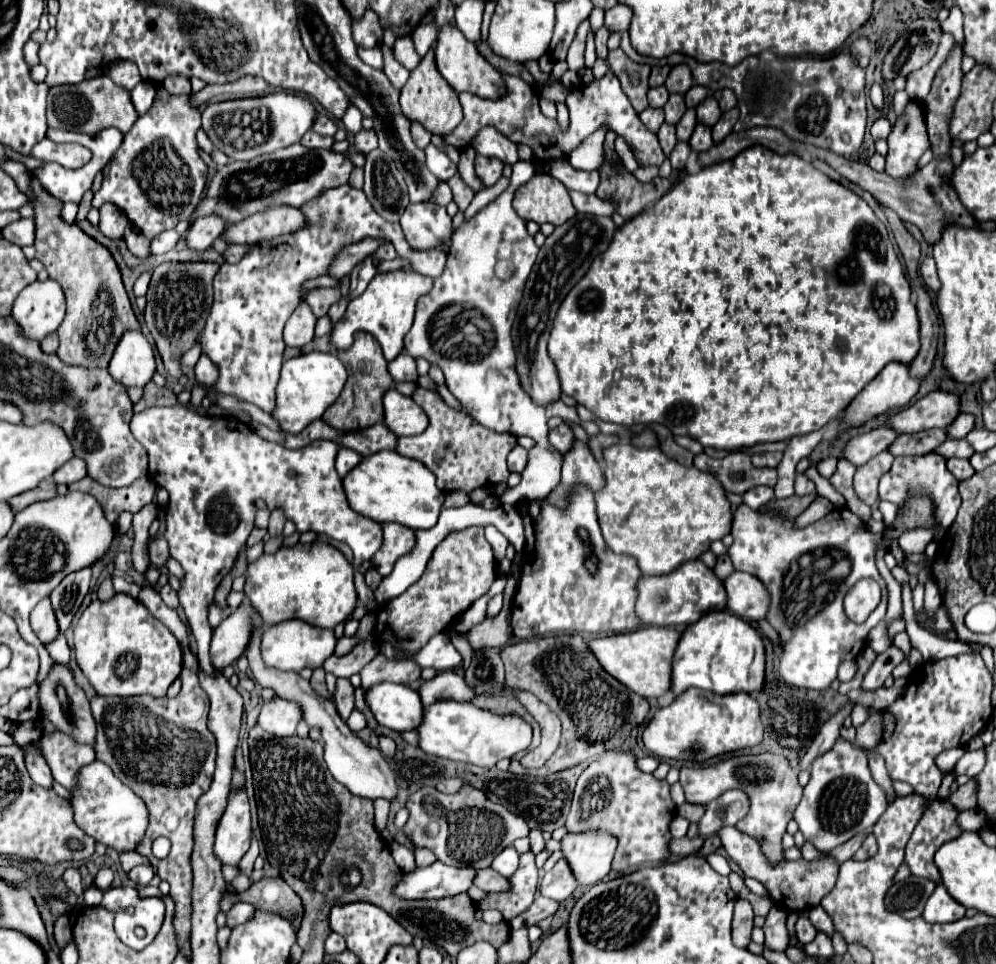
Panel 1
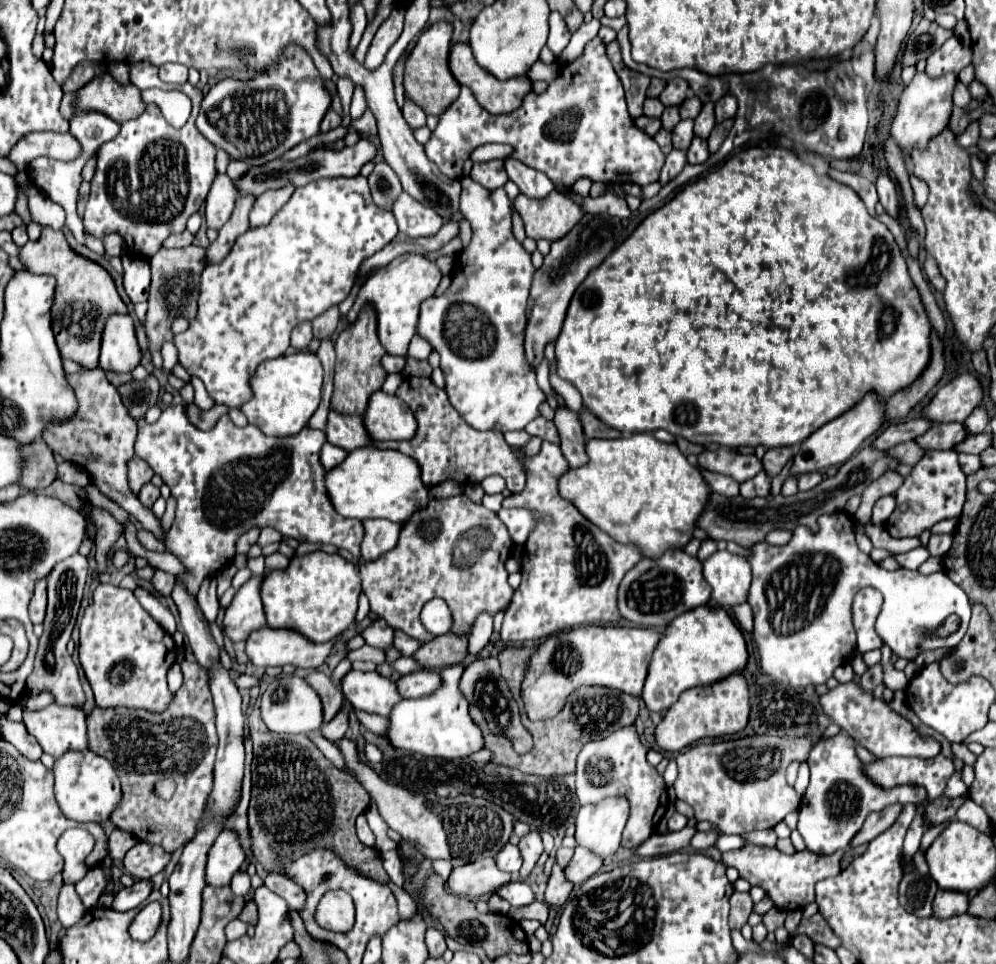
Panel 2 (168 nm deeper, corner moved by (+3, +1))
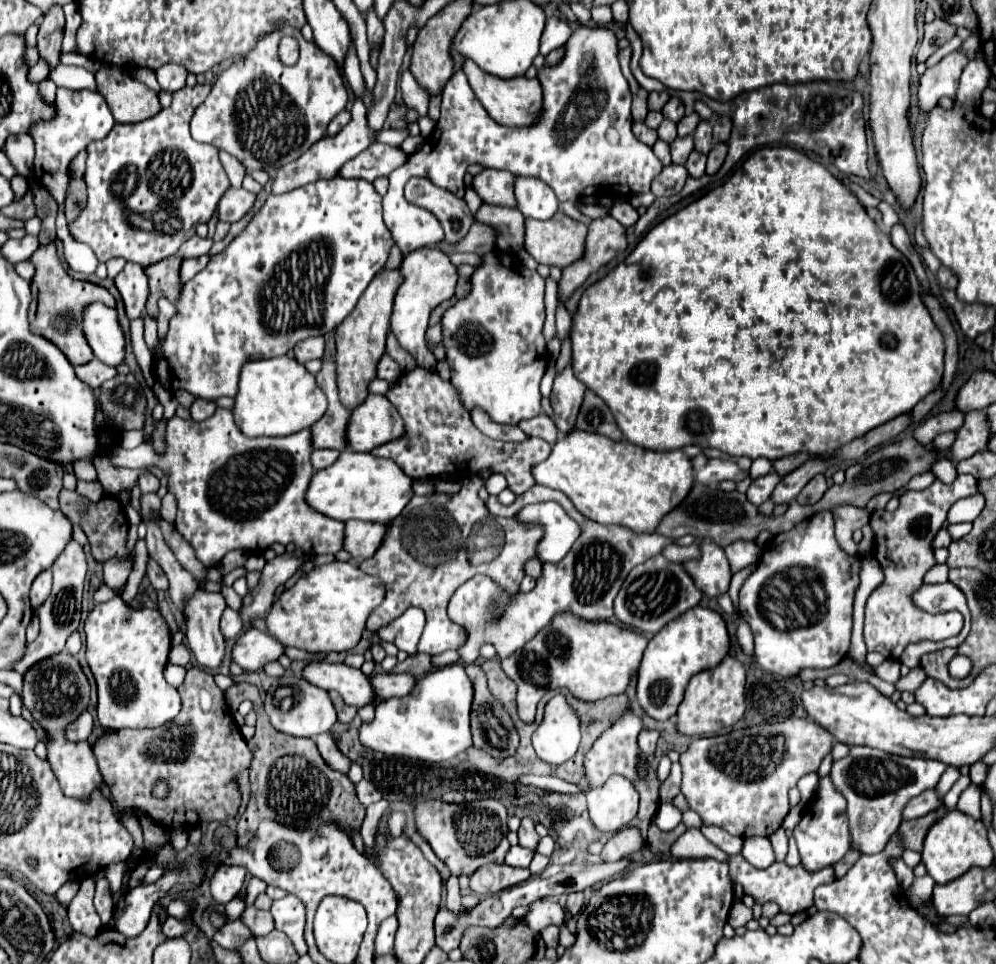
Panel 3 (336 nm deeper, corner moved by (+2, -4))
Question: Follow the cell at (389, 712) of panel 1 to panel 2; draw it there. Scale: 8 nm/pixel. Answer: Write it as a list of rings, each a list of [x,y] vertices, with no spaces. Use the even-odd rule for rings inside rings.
[[[350,669],[340,679],[340,687],[346,701],[354,709],[376,713],[382,717],[388,717],[390,709],[400,701],[396,685],[390,679],[378,675],[376,671],[364,673]]]

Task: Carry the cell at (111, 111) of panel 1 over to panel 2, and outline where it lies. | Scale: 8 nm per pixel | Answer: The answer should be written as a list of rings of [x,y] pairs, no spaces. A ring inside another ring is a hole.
[[[104,71],[82,89],[62,97],[60,111],[66,119],[70,119],[74,111],[90,109],[108,115],[116,123],[124,123],[138,117],[146,109],[146,103],[142,101],[140,89],[134,85],[122,85],[110,75],[110,71]]]

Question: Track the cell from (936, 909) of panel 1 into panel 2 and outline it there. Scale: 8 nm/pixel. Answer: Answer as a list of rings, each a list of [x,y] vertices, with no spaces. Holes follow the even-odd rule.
[[[938,889],[934,899],[934,917],[948,919],[968,911],[968,893],[946,893]]]

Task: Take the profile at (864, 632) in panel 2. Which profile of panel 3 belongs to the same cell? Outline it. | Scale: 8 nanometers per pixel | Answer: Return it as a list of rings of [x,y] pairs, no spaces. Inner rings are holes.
[[[957,474],[957,478],[955,478],[953,484],[943,484],[937,478],[929,488],[925,488],[921,492],[915,492],[915,490],[903,492],[901,498],[899,498],[899,508],[893,514],[885,514],[885,512],[871,514],[871,528],[875,532],[873,554],[875,554],[875,558],[879,560],[879,564],[883,568],[885,580],[883,580],[883,584],[879,588],[875,588],[871,592],[871,596],[867,598],[867,604],[865,604],[865,644],[867,644],[869,652],[881,652],[889,660],[899,660],[899,656],[903,654],[903,650],[909,644],[917,644],[917,642],[925,642],[925,640],[929,640],[929,642],[941,642],[941,640],[953,638],[953,636],[957,636],[961,632],[961,628],[963,628],[963,616],[959,612],[951,610],[951,612],[943,612],[943,614],[927,614],[927,612],[923,612],[923,610],[919,610],[919,608],[913,606],[913,602],[911,602],[911,590],[915,590],[915,588],[919,588],[923,584],[925,572],[935,564],[931,542],[933,542],[937,530],[943,526],[949,508],[957,500],[975,496],[977,492],[979,492],[977,490],[977,480],[971,478],[971,474]]]

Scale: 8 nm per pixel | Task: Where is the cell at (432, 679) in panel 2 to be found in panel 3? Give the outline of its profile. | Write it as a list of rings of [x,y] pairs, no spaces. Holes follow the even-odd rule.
[[[377,674],[373,676],[373,686],[375,686],[375,692],[379,698],[403,698],[403,696],[409,696],[415,686],[417,686],[417,680],[415,676],[411,674]]]

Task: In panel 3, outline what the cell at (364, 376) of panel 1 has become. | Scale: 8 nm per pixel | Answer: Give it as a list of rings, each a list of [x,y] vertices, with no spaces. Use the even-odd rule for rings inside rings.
[[[399,270],[379,272],[371,286],[361,294],[355,310],[337,326],[337,386],[339,398],[347,410],[357,408],[369,394],[369,382],[377,378],[377,362],[385,354],[385,340],[391,318],[391,298],[399,286]]]

